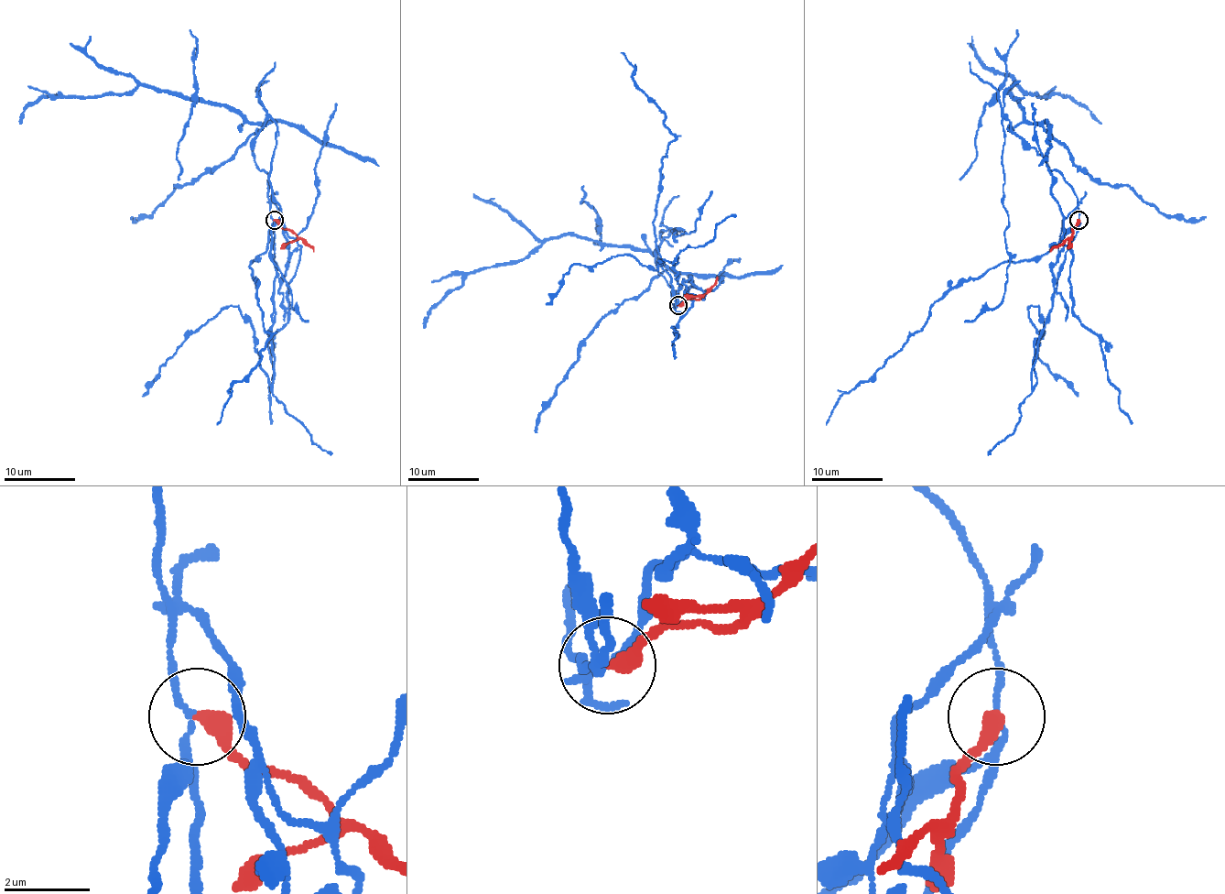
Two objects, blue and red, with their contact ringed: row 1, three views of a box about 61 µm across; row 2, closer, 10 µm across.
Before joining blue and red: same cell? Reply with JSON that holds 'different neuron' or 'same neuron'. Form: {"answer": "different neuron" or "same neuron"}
{"answer": "different neuron"}

